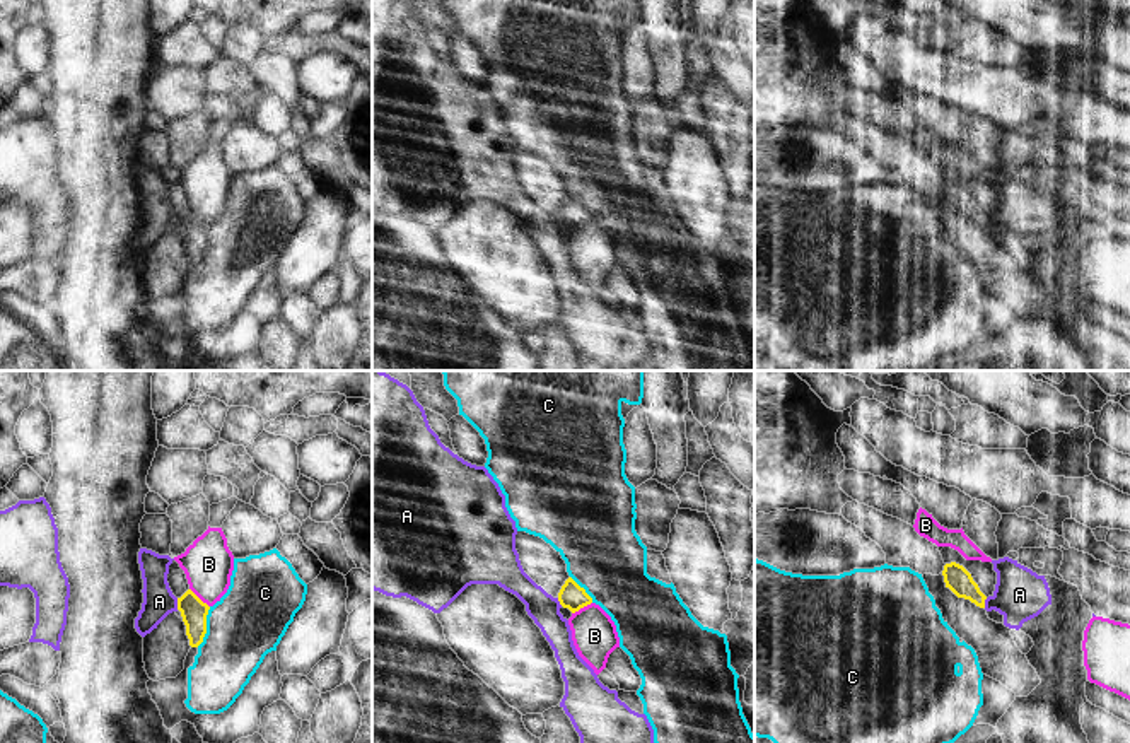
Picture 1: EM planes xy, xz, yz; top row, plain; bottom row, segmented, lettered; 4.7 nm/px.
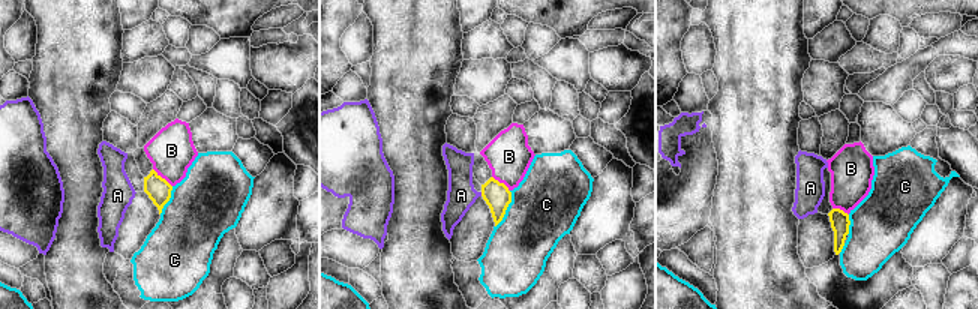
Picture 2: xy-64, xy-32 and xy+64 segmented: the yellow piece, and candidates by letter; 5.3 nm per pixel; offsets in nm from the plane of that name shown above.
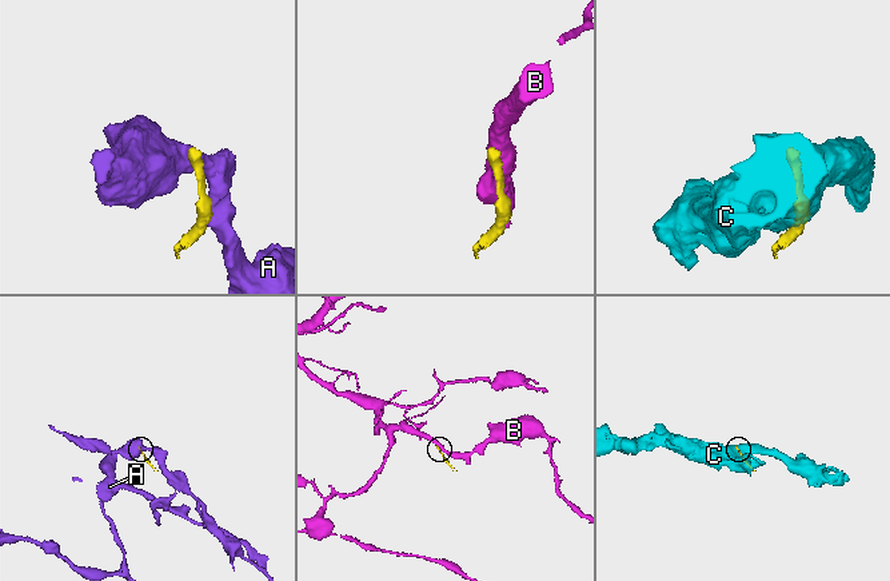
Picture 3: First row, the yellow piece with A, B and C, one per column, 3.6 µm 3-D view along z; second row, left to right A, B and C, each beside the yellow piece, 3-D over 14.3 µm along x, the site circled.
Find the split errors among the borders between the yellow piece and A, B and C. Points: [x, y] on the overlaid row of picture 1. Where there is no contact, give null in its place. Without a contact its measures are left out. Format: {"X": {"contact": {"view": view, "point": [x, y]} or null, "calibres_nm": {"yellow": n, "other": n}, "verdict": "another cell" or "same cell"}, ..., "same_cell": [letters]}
{"A": {"contact": {"view": "xy", "point": [178, 603]}, "calibres_nm": {"yellow": 120, "other": 150}, "verdict": "another cell"}, "B": {"contact": {"view": "xy", "point": [198, 598]}, "calibres_nm": {"yellow": 120, "other": 240}, "verdict": "another cell"}, "C": {"contact": {"view": "xy", "point": [205, 627]}, "calibres_nm": {"yellow": 120, "other": 340}, "verdict": "another cell"}, "same_cell": []}

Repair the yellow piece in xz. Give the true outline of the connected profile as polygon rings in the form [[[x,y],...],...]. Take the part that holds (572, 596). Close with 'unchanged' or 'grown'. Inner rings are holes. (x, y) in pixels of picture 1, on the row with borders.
[[[572,577],[565,581],[558,593],[558,601],[563,608],[568,608],[572,613],[592,603],[592,598],[580,588]]] | unchanged

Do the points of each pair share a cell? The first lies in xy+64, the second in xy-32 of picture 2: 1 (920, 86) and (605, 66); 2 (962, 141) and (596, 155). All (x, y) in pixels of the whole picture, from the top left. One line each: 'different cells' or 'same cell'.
1: different cells
2: different cells

